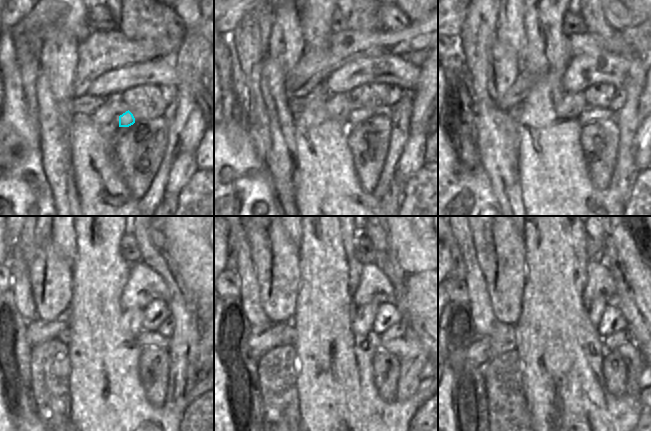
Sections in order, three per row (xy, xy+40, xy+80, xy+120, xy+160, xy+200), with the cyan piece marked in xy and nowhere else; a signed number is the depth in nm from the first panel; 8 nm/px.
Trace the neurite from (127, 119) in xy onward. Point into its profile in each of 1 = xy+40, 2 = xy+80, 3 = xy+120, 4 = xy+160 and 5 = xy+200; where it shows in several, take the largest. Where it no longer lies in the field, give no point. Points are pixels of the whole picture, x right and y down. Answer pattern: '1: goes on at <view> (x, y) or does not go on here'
1: goes on at xy+40 (359, 114)
2: goes on at xy+80 (589, 114)
3: goes on at xy+120 (146, 338)
4: goes on at xy+160 (398, 347)
5: goes on at xy+200 (632, 356)

